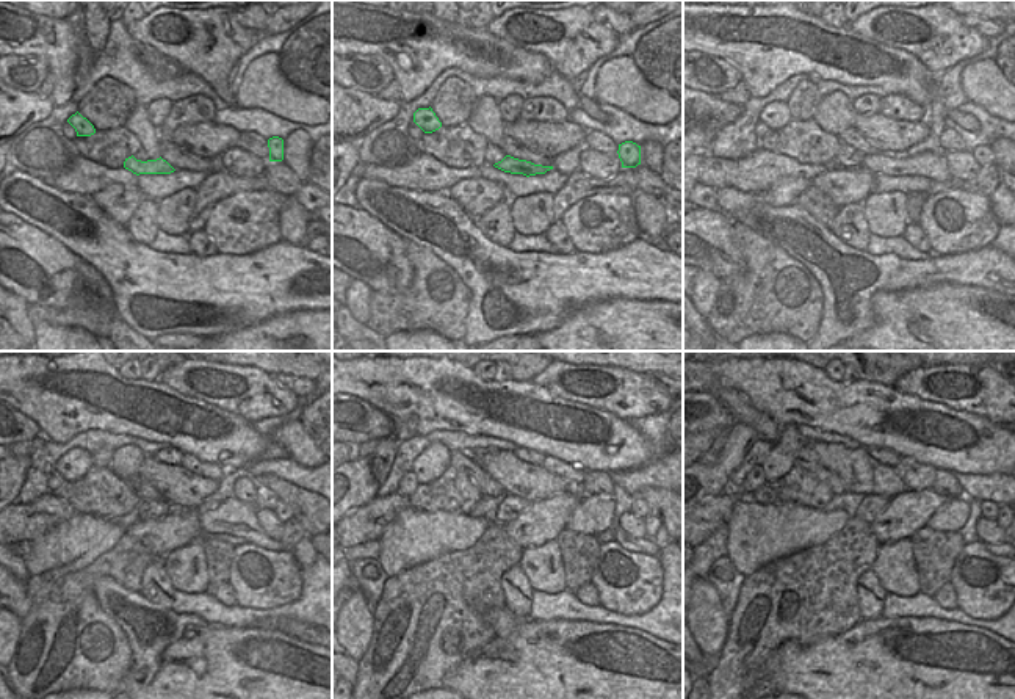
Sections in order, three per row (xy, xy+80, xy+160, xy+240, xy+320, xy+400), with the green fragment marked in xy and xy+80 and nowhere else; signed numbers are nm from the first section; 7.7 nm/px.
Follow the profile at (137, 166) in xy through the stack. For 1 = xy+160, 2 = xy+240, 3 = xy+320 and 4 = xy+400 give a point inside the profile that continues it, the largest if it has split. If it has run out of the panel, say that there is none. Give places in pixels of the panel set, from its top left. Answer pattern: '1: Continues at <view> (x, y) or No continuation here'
1: Continues at xy+160 (932, 165)
2: Continues at xy+240 (232, 516)
3: Continues at xy+320 (592, 514)
4: Continues at xy+400 (951, 516)

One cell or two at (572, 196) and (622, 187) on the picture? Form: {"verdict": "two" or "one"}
{"verdict": "one"}

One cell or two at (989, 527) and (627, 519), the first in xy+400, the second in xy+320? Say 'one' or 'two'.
one

